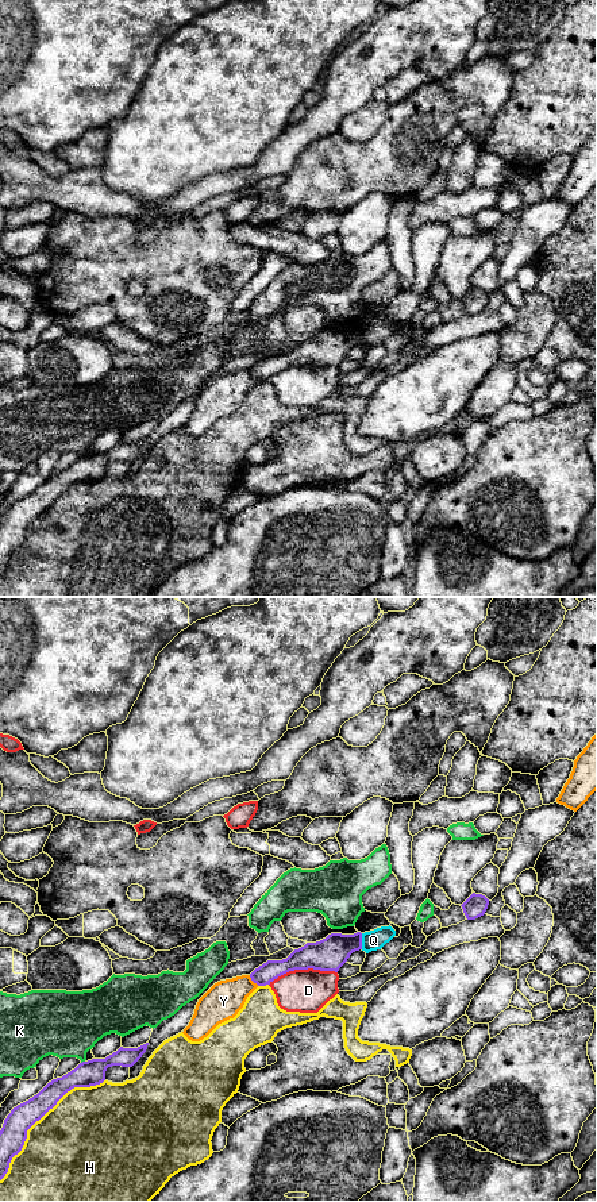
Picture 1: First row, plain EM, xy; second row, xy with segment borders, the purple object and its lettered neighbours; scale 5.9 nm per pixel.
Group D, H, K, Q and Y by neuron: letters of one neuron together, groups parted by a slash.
D / H / K / Q / Y

